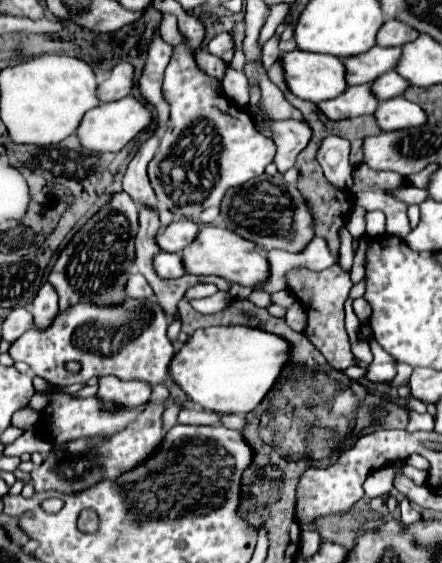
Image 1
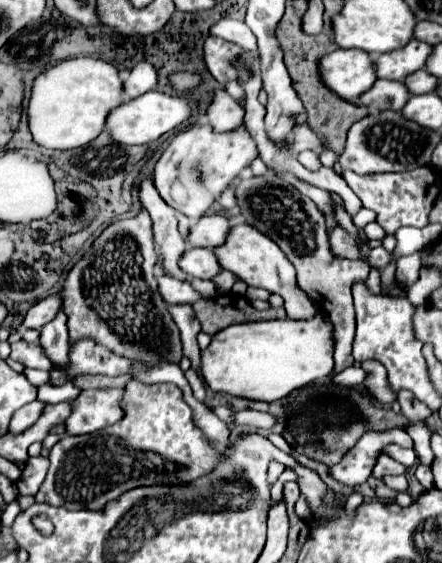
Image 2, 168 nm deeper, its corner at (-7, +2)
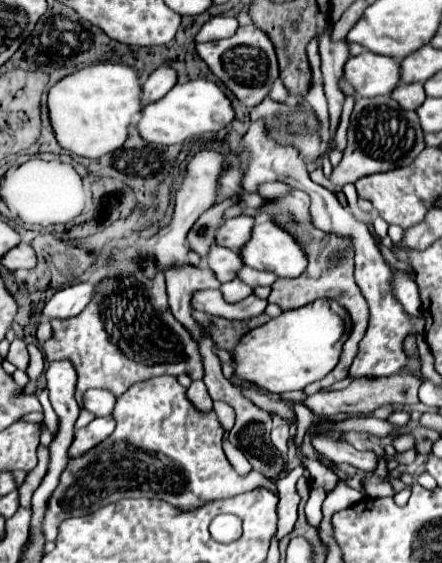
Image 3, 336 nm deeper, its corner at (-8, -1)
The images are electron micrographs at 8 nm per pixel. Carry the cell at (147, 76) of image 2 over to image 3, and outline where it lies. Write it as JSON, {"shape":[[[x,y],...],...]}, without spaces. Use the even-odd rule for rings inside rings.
{"shape":[[[158,67],[150,77],[148,81],[142,85],[142,101],[144,105],[146,103],[154,103],[158,101],[160,97],[164,97],[178,81],[178,75],[172,67]]]}

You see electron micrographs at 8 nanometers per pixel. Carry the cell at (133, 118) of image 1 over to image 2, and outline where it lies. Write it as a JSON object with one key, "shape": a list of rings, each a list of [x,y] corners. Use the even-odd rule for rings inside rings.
{"shape":[[[151,90],[135,100],[123,102],[115,110],[111,110],[111,114],[107,114],[105,132],[109,132],[111,138],[115,138],[115,142],[119,142],[119,144],[149,144],[149,142],[157,140],[159,136],[163,136],[165,132],[179,126],[181,122],[185,122],[189,116],[191,116],[191,106],[185,96],[181,96],[181,98],[167,96],[167,94]]]}

